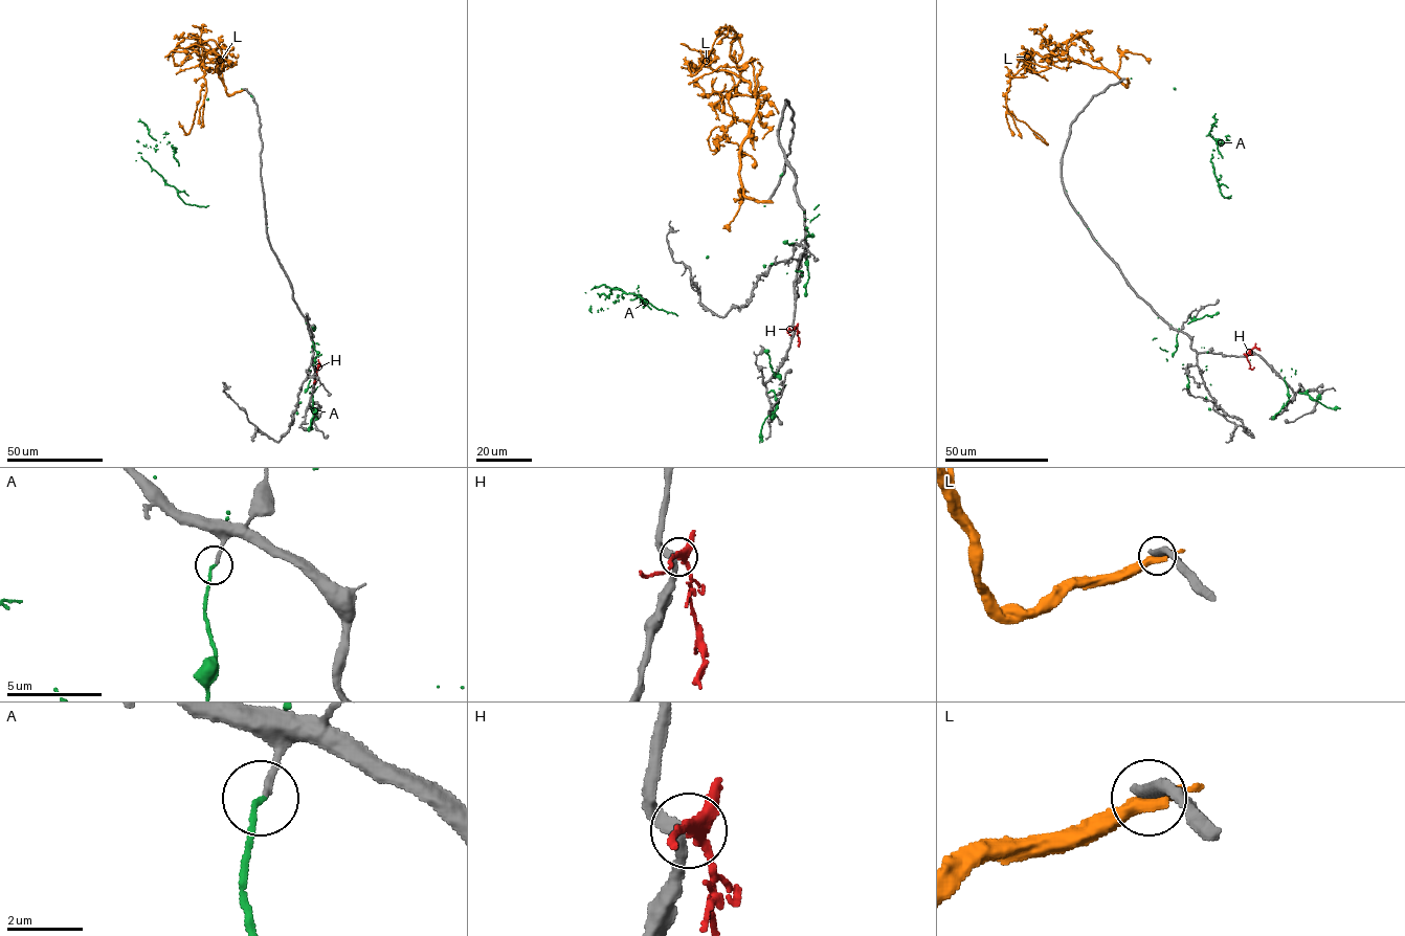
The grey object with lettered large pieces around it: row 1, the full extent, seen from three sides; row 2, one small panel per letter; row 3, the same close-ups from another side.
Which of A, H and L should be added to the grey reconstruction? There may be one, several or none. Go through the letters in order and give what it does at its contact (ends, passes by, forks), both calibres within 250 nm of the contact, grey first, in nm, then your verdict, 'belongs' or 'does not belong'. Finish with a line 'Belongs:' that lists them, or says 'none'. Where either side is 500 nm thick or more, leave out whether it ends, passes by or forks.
A: it ends | 150/150 nm | does not belong
H: it forks | 300/280 nm | does not belong
L: it passes by | 440/440 nm | does not belong
Belongs: none

